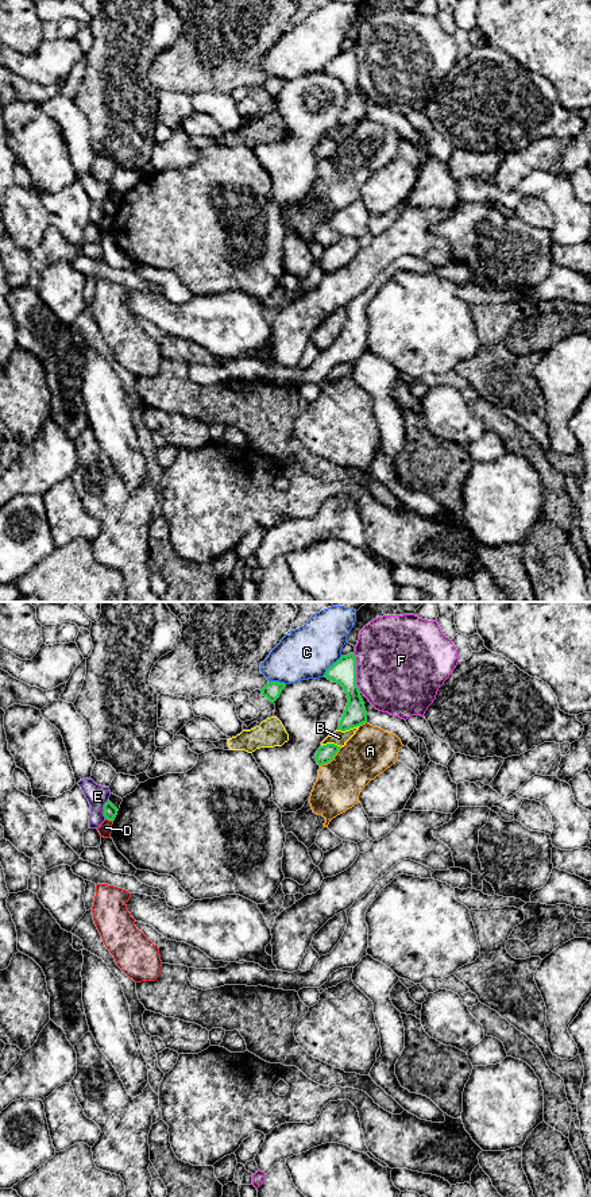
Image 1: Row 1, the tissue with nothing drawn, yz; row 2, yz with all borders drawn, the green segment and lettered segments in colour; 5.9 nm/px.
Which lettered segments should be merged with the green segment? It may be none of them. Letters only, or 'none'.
none

